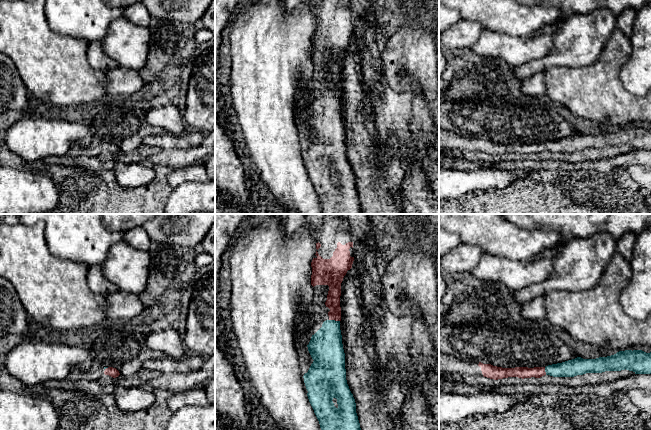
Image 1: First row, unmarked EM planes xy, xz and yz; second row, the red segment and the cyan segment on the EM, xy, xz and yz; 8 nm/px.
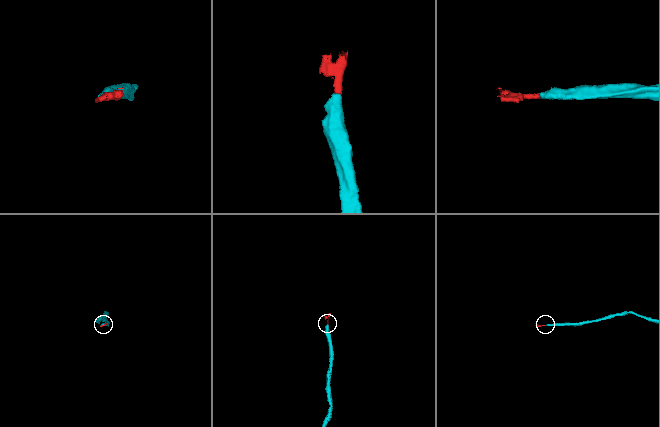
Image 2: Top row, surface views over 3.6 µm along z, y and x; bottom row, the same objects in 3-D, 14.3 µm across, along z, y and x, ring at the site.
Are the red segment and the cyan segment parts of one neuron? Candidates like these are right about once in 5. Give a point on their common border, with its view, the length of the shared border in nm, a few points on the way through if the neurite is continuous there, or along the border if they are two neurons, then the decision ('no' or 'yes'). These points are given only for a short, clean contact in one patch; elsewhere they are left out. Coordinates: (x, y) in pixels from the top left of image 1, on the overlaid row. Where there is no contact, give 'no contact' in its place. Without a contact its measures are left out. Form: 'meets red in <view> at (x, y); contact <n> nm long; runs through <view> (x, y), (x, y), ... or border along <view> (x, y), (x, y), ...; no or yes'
meets red in xz at (334, 319); contact 90 nm long; runs through xz (333, 298), (334, 319), (325, 347); yes

